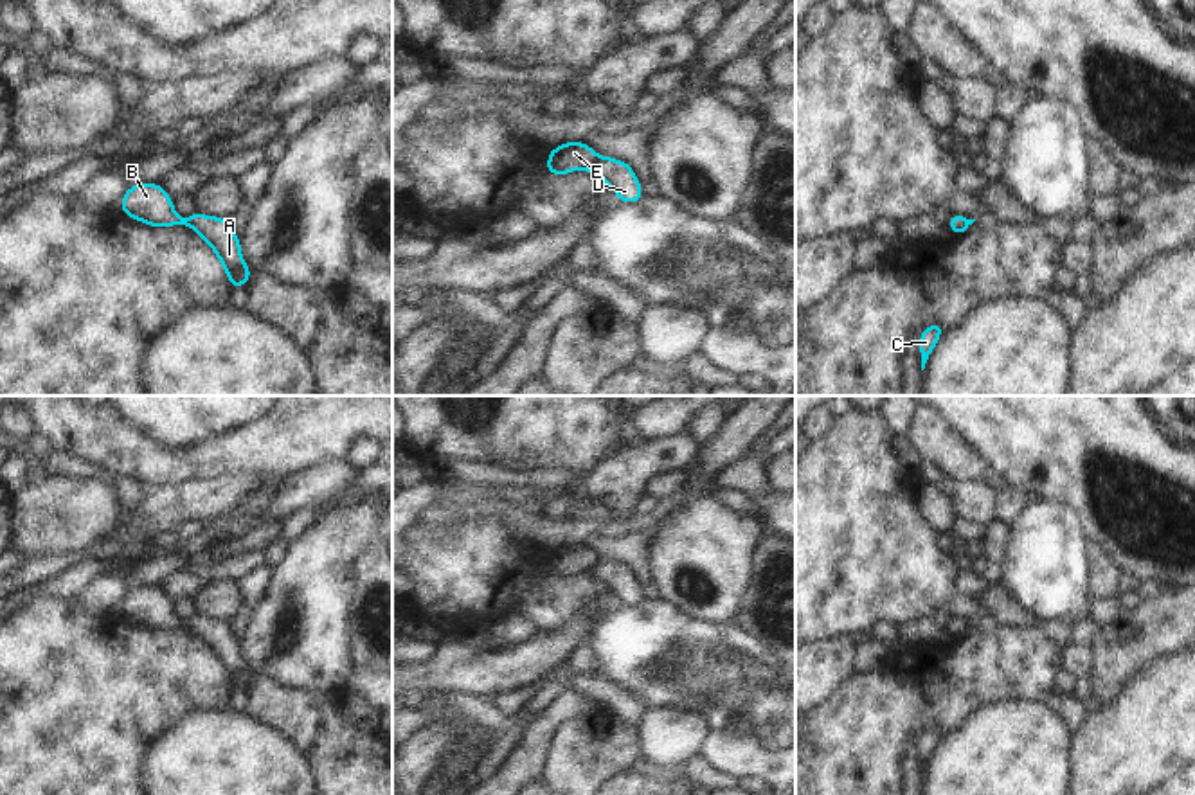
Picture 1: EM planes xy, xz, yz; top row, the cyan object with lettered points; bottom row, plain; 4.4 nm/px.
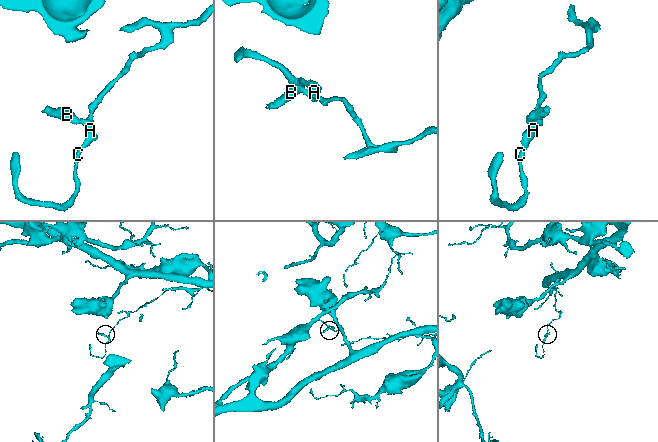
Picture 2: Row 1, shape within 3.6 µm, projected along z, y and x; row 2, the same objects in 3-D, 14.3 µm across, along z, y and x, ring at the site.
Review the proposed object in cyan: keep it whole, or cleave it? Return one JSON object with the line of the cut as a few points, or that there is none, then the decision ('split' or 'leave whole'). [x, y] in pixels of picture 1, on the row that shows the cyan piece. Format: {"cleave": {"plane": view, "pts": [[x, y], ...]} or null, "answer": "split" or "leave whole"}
{"cleave": {"plane": "xz", "pts": [[598, 155], [598, 160], [589, 169]]}, "answer": "split"}

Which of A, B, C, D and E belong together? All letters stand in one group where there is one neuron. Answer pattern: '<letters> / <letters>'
A C D / B E

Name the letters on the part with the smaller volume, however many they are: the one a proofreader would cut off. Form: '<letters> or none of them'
B, E

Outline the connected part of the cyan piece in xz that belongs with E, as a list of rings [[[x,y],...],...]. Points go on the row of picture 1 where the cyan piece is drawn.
[[[565,142],[549,149],[545,171],[551,174],[571,174],[574,169],[587,171],[598,162],[598,156],[585,142]]]

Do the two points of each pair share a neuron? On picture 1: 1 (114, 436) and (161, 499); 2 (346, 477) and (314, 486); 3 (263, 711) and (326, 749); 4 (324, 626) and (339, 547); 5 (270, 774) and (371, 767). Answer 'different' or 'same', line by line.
1: different
2: same
3: same
4: same
5: different

